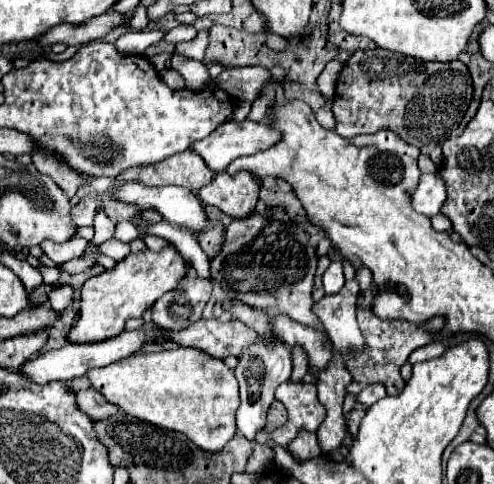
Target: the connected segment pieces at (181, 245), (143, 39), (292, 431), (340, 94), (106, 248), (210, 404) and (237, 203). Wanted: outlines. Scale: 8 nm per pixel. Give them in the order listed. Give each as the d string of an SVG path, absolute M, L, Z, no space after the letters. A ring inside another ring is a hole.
M159 222L159 224L149 224L145 226L143 234L155 234L155 236L161 236L165 238L167 242L171 242L177 252L187 258L191 262L191 266L195 268L195 272L205 278L205 280L211 280L211 272L209 272L209 262L207 262L207 256L203 256L201 252L201 246L197 242L197 238L177 226L171 226L169 222Z
M139 30L139 32L127 32L117 38L115 48L121 50L121 54L143 54L147 46L161 42L165 38L165 32L161 30Z
M285 382L275 390L275 396L279 402L285 404L289 420L281 428L271 432L271 440L291 452L289 442L295 440L301 430L317 432L327 414L323 404L317 400L315 384Z
M375 48L357 50L345 62L331 110L337 120L335 132L341 136L375 134L385 128L397 132L407 144L429 148L453 134L471 100L473 82L463 62L423 62Z
M112 237L109 240L109 244L102 244L100 246L100 251L102 254L105 254L113 260L123 260L127 254L129 254L129 244L123 244L123 242L119 242L116 238ZM111 244L111 246L109 246Z
M179 348L131 356L101 370L89 370L87 376L107 402L159 428L185 434L205 452L221 450L237 432L235 412L239 408L239 388L235 374L221 360L203 354L203 350Z
M219 172L211 184L199 190L199 198L231 218L245 218L259 200L259 182L251 172L237 172L235 176Z

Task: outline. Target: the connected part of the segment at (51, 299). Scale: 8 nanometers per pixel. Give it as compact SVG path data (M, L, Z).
M65 286L60 289L55 289L48 296L48 303L55 310L63 310L65 306L71 306L74 289L71 286Z

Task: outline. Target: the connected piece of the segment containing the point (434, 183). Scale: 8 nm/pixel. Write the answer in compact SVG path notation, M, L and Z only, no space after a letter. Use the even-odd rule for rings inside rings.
M437 172L421 174L419 186L411 198L413 210L425 216L433 216L441 210L443 202L445 202L445 186L439 174Z

